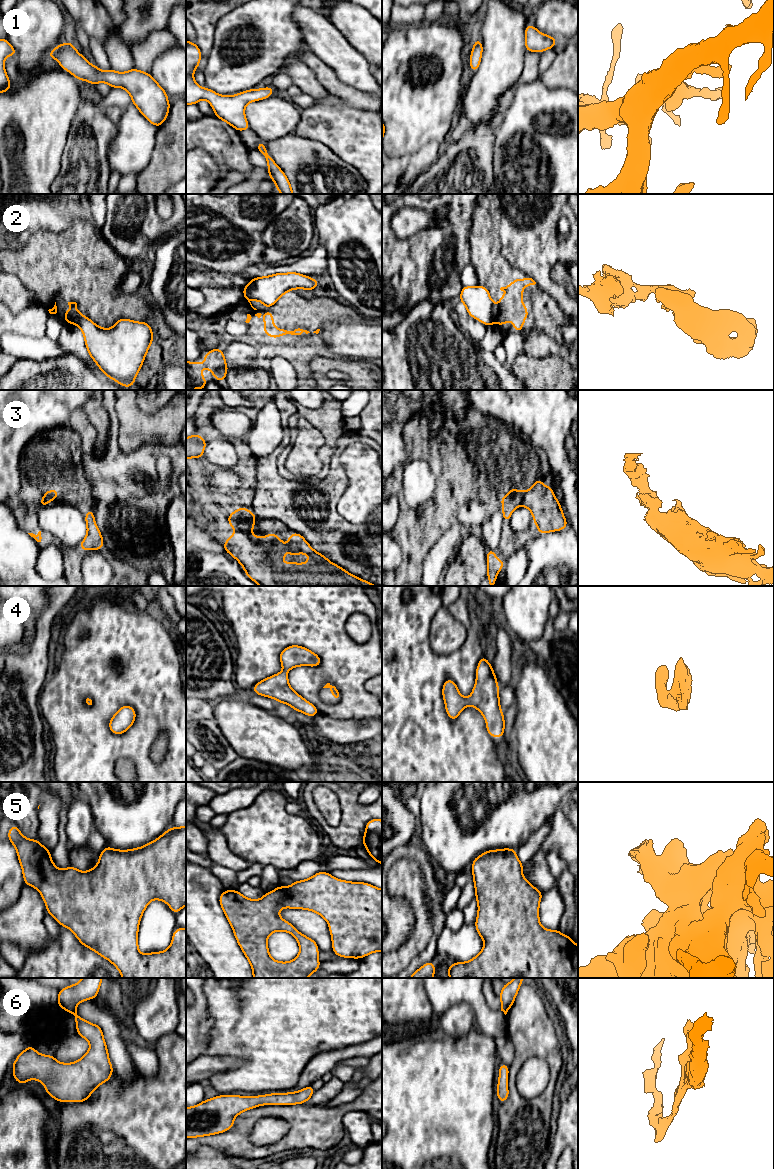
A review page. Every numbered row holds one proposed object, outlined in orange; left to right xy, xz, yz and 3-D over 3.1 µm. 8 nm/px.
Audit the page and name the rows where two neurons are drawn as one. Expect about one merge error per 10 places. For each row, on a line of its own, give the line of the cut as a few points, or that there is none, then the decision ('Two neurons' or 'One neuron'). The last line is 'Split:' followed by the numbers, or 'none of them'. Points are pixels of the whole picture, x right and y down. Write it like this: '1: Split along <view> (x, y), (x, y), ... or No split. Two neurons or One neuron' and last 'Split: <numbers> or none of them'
1: No split. One neuron
2: Split along yz (492, 309), (494, 322). Two neurons
3: No split. One neuron
4: No split. One neuron
5: No split. One neuron
6: No split. One neuron
Split: 2

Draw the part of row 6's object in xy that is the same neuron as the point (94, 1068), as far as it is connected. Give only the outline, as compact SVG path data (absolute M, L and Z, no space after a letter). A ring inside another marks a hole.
M82 978L77 984L59 990L57 1005L74 1015L78 1035L90 1043L89 1051L73 1063L59 1063L54 1056L39 1054L31 1045L17 1055L13 1067L13 1078L20 1085L27 1084L29 1079L35 1079L45 1085L45 1091L58 1102L84 1102L102 1083L111 1079L114 1071L110 1061L103 1031L100 1026L81 1018L75 1007L82 1001L96 998L103 978Z

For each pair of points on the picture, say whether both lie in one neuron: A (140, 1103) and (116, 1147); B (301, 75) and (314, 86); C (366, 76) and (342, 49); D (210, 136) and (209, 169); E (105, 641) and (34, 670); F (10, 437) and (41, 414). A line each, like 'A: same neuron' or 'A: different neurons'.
A: same neuron
B: same neuron
C: same neuron
D: different neurons
E: different neurons
F: same neuron

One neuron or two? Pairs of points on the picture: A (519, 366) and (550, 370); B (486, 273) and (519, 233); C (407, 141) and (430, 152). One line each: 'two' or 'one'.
A: one
B: two
C: two

